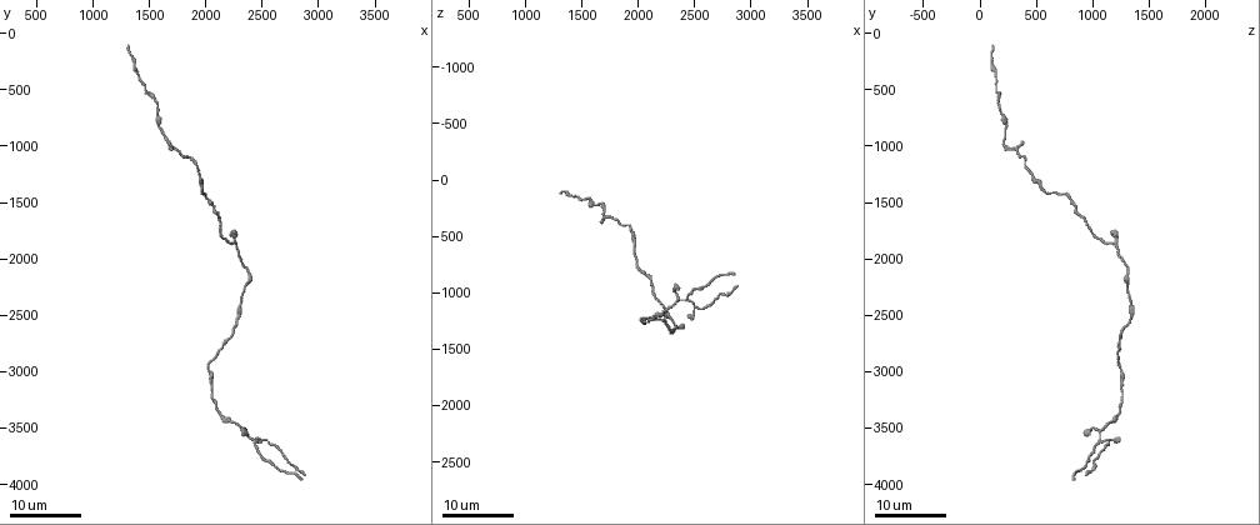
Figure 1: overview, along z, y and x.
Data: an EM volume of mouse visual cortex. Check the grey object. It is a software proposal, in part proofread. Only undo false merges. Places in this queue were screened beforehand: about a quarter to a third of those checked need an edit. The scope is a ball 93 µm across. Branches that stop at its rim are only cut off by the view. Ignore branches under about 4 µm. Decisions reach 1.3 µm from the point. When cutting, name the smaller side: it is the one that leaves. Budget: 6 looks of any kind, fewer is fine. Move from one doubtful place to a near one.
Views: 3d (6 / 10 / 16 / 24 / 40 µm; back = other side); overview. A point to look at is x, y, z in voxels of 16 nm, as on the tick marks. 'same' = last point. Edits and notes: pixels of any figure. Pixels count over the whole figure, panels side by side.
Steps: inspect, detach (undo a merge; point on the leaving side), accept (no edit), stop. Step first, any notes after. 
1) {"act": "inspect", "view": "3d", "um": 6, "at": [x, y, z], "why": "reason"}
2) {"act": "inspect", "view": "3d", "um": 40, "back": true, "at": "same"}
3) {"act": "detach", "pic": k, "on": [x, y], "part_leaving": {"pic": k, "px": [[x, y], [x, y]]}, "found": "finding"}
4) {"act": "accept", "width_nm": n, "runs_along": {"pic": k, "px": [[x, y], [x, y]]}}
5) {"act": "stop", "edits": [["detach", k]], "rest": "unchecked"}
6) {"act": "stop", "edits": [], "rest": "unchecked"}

{"act": "inspect", "view": "3d", "um": 16, "at": [1700, 1000, 340], "why": "three-way junction"}

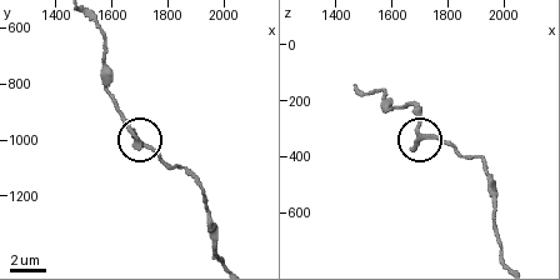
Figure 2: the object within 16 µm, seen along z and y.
{"act": "inspect", "view": "3d", "um": 6, "at": "same"}

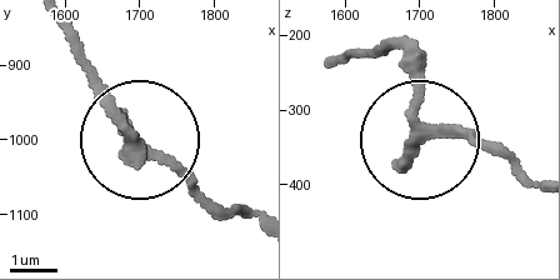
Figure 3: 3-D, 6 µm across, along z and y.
{"act": "accept", "width_nm": 210, "runs_along": {"pic": 3, "px": [[533, 181], [418, 121], [405, 41]]}, "found": "one cell here"}

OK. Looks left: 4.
{"act": "inspect", "view": "3d", "um": 16, "at": [2100, 3360, 1260], "why": "sudden change in width"}

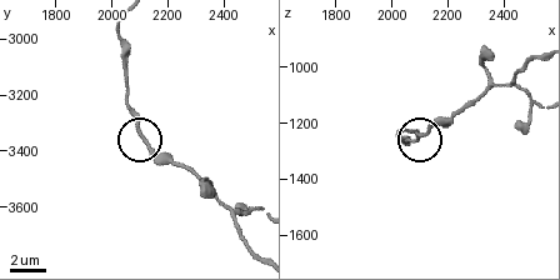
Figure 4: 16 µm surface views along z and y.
{"act": "inspect", "view": "3d", "um": 6, "at": [2110, 3350, 1250]}

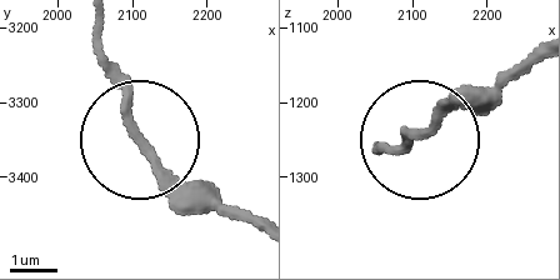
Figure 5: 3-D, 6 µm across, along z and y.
{"act": "accept", "runs_along": {"pic": 5, "px": [[103, 24], [103, 60], [130, 133], [218, 211]]}, "found": "all the same cell"}

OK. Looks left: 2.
{"act": "inspect", "view": "3d", "um": 24, "at": [2040, 2980, 1220], "why": "sudden change in width"}

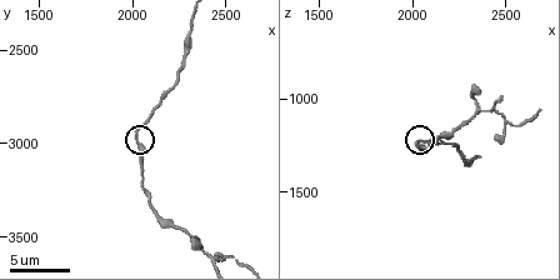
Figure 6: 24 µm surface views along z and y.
{"act": "inspect", "view": "3d", "um": 6, "at": "same"}

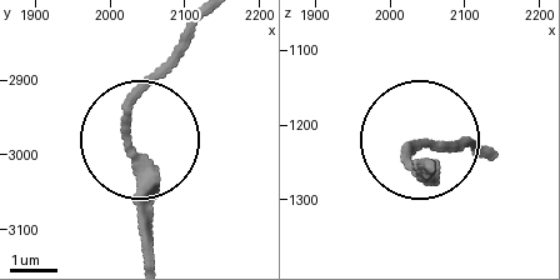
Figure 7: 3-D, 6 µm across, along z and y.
{"act": "accept", "found": "continuous, no second cell"}

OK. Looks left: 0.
{"act": "stop", "edits": [], "rest": "unchecked"}

